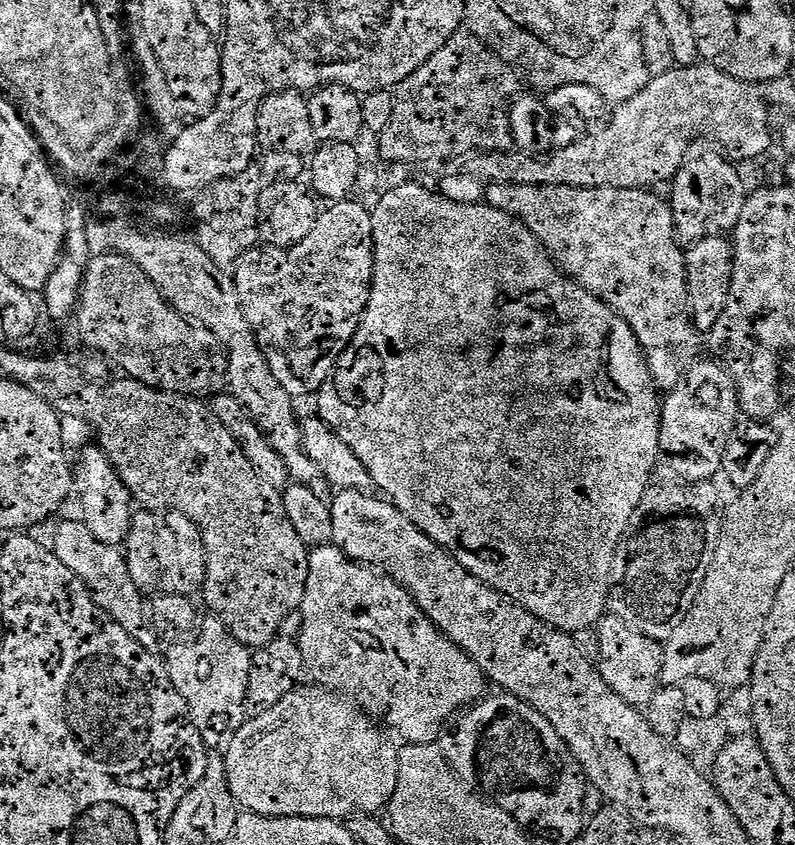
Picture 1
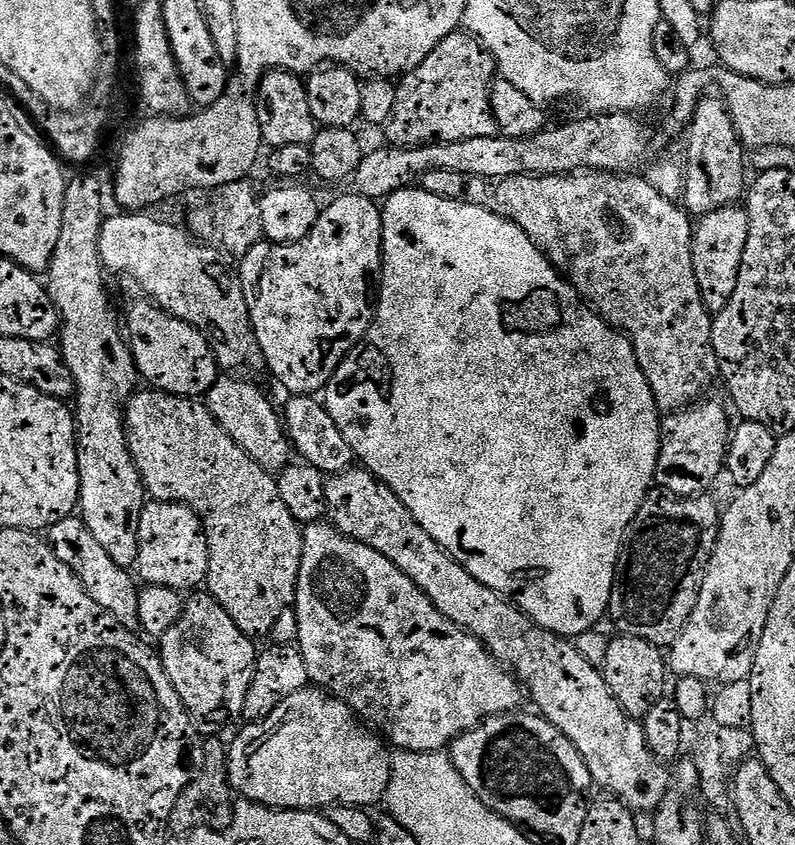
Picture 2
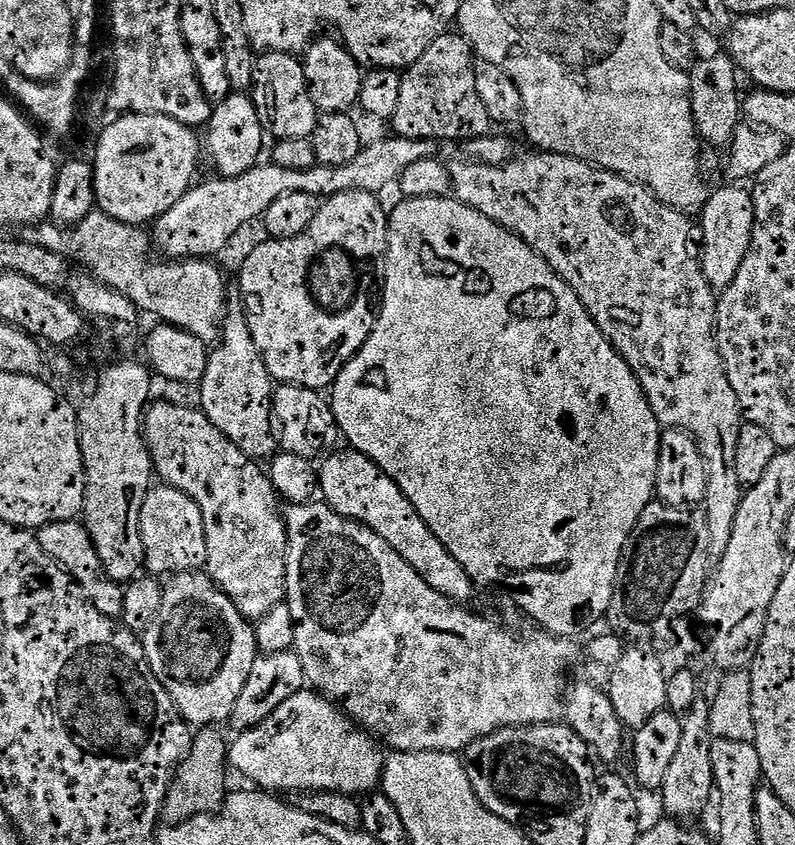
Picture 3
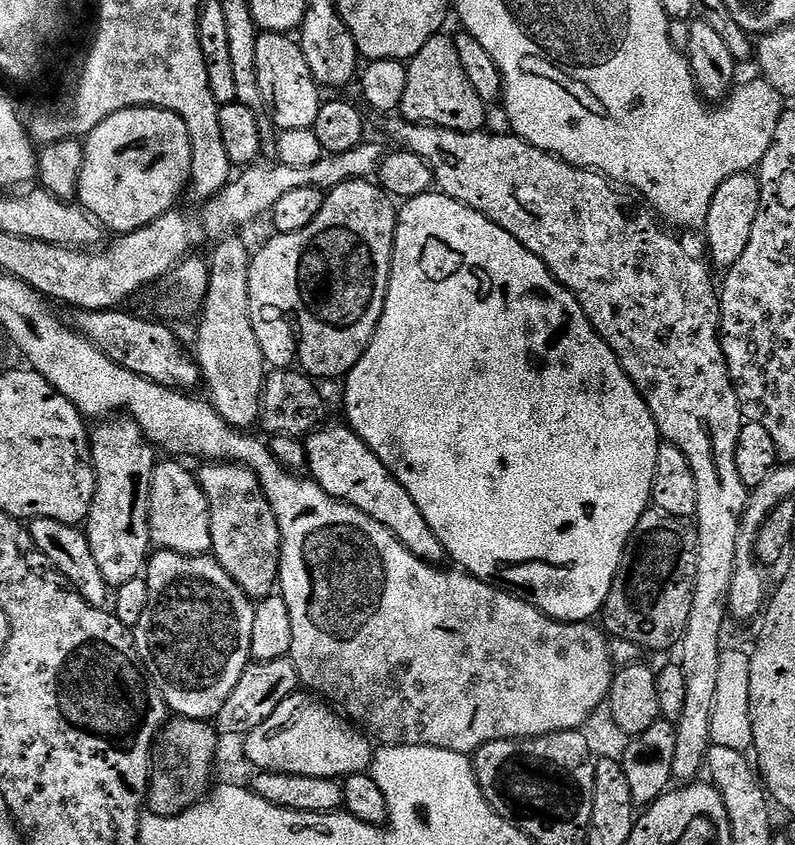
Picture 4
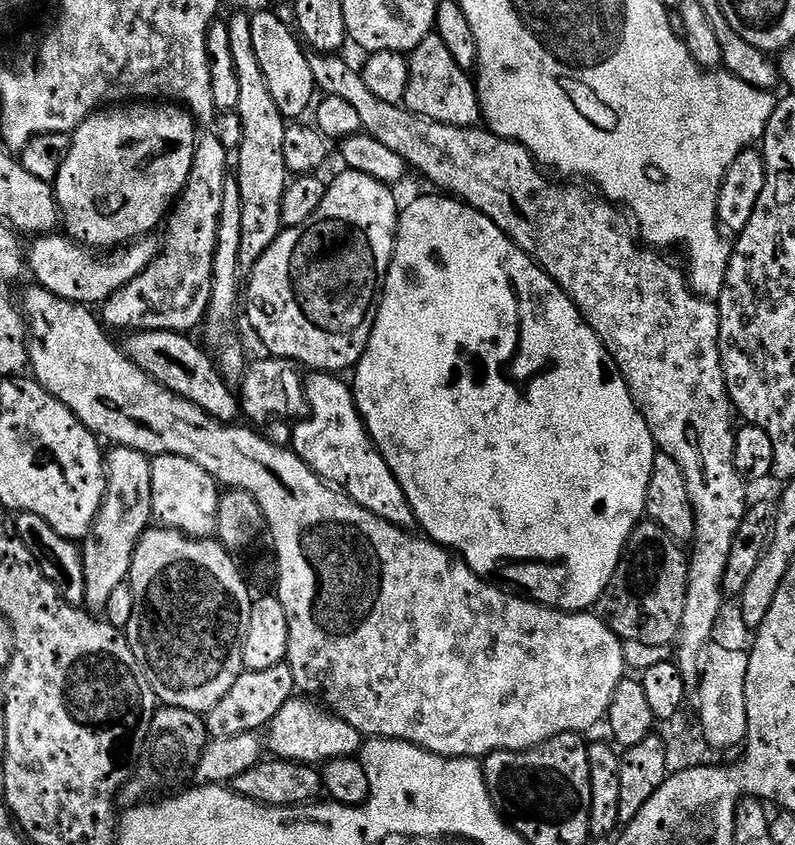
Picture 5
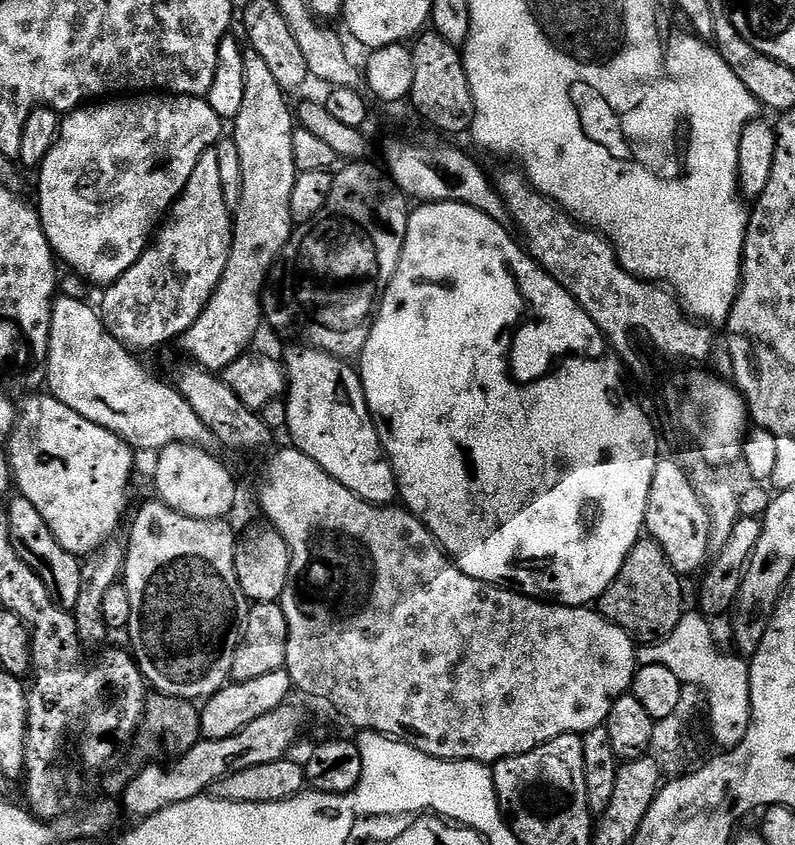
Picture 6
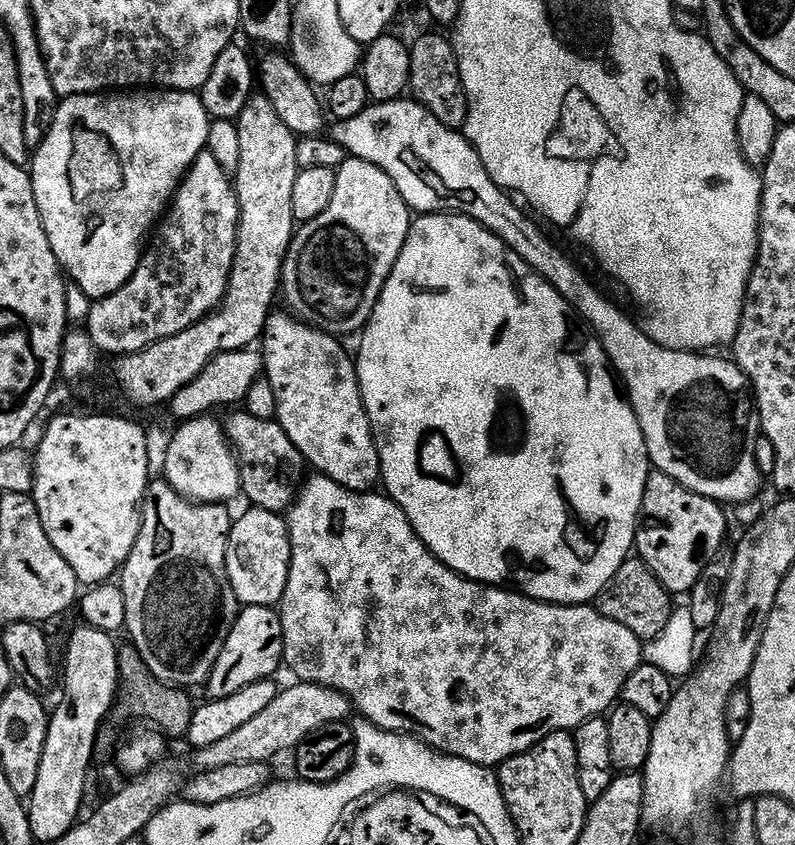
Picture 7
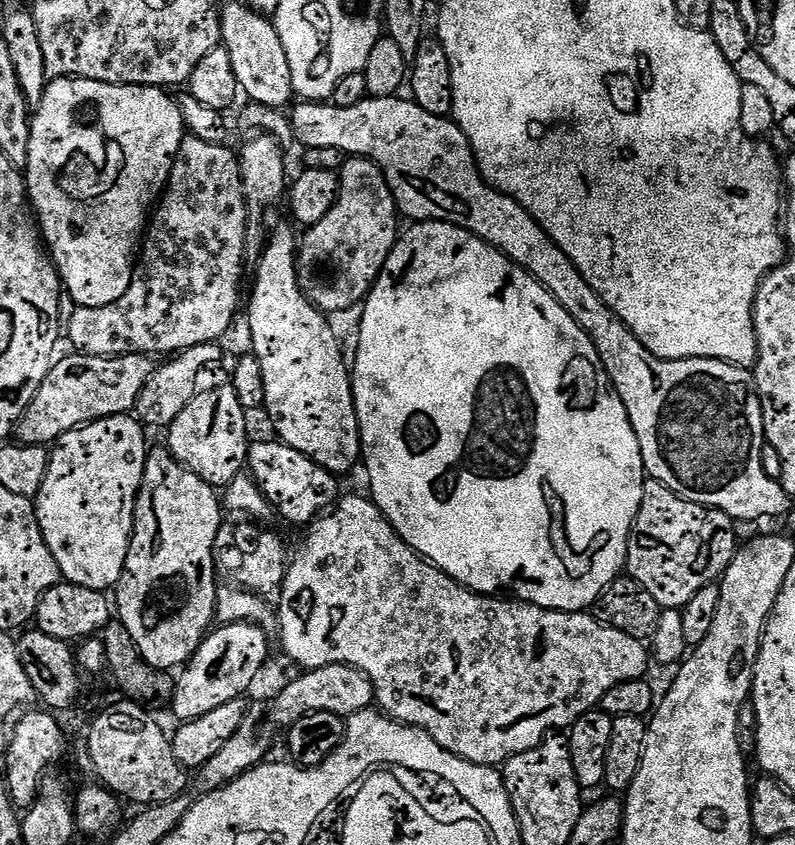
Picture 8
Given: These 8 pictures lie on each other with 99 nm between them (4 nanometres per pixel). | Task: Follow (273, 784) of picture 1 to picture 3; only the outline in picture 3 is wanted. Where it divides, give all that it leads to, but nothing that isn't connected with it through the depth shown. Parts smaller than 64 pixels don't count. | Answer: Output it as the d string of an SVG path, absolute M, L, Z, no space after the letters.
M315 690L286 698L266 722L235 738L228 750L229 765L269 794L337 792L360 798L382 784L386 756L380 753L381 745Z

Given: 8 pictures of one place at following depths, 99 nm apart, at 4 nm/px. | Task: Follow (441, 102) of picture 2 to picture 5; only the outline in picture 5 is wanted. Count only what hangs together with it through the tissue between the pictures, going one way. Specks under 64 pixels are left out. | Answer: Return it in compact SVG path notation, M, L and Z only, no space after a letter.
M428 36L410 54L407 107L444 125L471 128L482 120L480 94L473 77L460 68L442 37Z

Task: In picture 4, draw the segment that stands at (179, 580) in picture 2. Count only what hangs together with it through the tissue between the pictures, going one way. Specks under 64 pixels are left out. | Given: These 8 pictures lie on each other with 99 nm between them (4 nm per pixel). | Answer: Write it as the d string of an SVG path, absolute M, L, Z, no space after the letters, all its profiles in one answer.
M168 458L168 461L157 463L152 472L152 485L150 486L150 502L148 503L148 525L150 538L157 549L165 552L177 552L187 556L206 556L212 551L210 538L210 506L206 502L206 494L202 490L195 471L183 468L183 463Z

